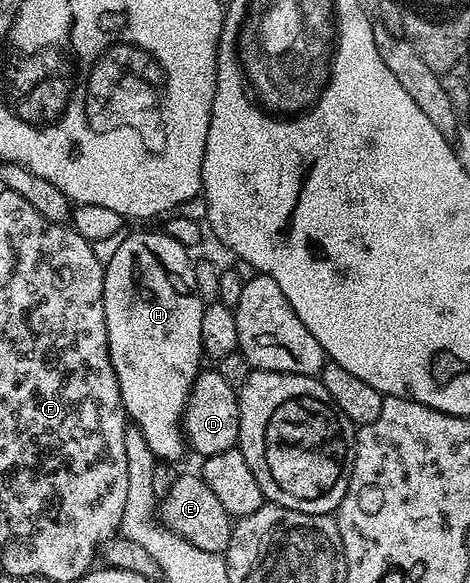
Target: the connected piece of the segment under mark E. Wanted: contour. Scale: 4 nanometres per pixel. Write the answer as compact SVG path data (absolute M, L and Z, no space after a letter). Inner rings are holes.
M179 473L170 491L161 495L156 514L167 530L204 552L225 555L232 540L235 519L231 518L224 504L220 504L220 496L216 496L216 492L212 492L212 488L208 488L206 481L197 473Z

